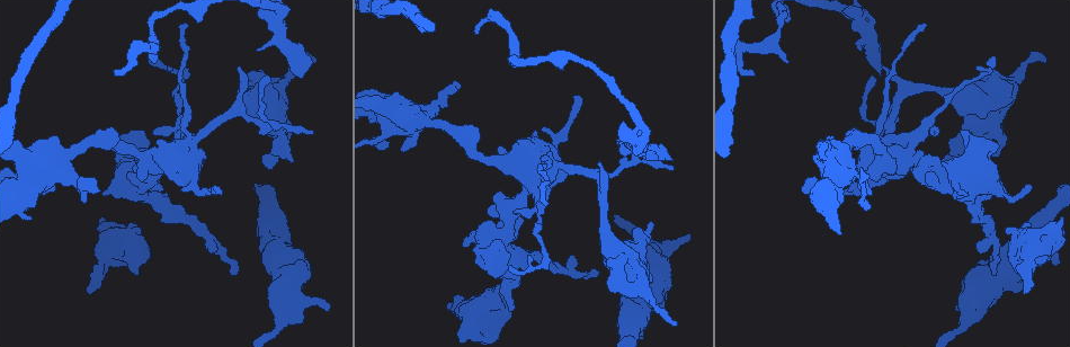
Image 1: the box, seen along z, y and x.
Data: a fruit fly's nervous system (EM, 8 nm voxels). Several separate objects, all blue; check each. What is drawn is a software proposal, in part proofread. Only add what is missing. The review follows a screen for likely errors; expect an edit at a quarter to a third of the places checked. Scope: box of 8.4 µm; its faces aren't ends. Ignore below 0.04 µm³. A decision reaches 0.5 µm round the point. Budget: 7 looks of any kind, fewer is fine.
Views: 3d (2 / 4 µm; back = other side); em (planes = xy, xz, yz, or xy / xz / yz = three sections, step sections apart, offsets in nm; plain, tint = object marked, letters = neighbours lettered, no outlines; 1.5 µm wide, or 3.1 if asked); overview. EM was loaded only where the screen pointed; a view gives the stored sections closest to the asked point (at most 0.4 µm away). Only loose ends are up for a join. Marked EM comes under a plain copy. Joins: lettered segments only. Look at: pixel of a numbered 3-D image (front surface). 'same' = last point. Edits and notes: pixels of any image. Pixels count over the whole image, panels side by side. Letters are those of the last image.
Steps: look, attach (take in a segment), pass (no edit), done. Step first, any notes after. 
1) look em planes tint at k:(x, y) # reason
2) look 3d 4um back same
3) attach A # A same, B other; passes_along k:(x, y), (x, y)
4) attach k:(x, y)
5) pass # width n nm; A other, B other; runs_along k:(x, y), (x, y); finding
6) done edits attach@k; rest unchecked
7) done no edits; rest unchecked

look 3d 2um at 1:(674, 325)

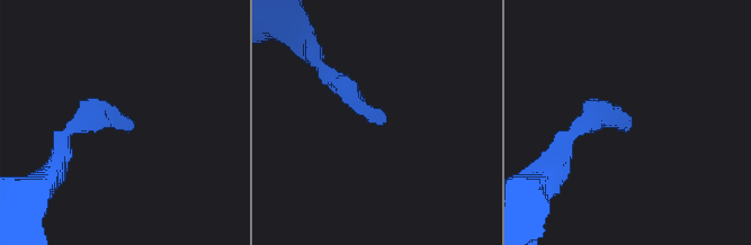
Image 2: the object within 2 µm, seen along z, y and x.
look em planes letters at 2:(381, 125) # now the EM

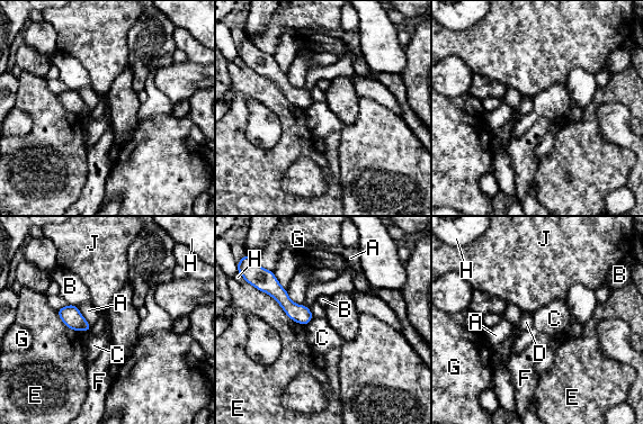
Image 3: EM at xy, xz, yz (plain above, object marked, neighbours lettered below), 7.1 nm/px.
pass # A other, B other, C other, D other, E other, F other, G other, H other, J other; border 3:(313, 316), (305, 325); none of them fits

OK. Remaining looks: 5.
look 3d 4um at 1:(996, 157) # branch stops here

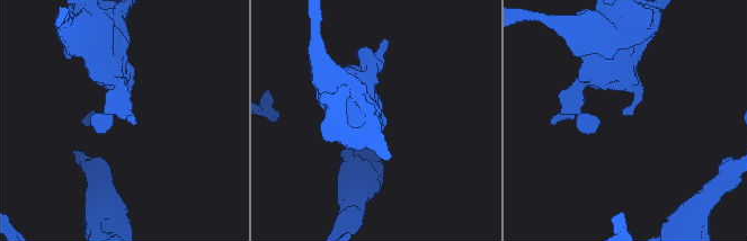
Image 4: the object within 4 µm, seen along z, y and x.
look em xz step 8 tint at 4:(631, 112)

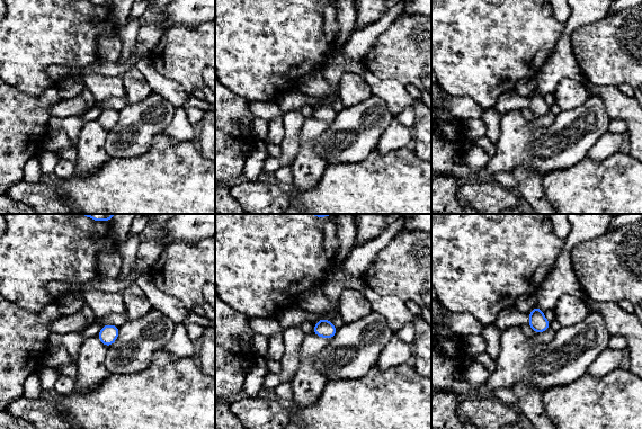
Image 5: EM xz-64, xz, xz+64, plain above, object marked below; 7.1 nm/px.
look em planes letters same # cut it another way

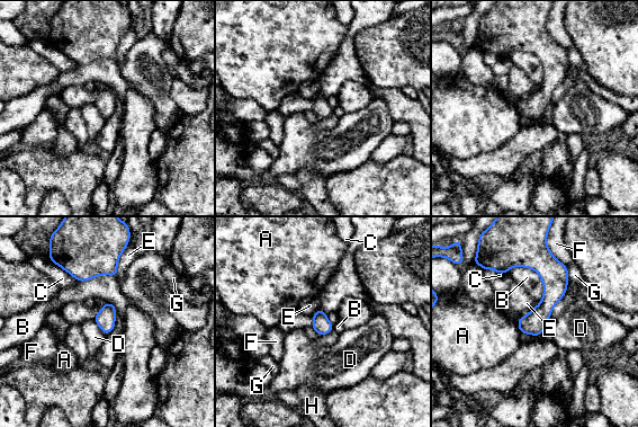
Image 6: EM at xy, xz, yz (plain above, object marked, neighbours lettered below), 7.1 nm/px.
pass # A other, B other, C other, D other, E other, F other, G other, H other; border 6:(93, 319), (105, 335); none of them fits

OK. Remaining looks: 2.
look em planes tint at 1:(671, 170) # an open end

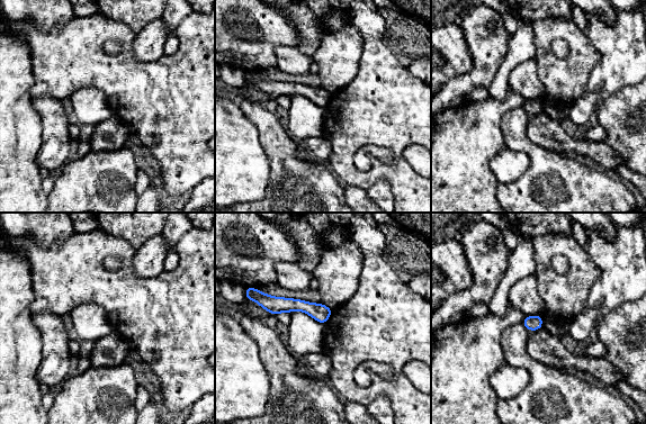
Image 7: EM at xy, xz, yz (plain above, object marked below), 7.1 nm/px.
look em planes letters same # what lies round it

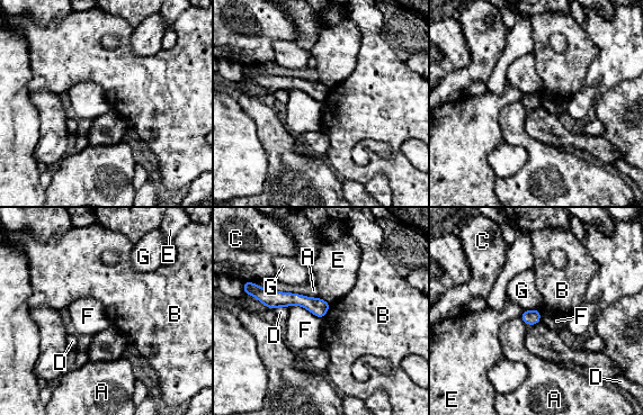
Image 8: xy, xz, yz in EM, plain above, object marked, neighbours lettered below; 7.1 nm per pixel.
pass # A other, B other, C other, D other, E other, F other, G other; runs_along 8:(258, 291), (326, 307); no lettered segment goes on from it

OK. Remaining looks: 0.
done no edits; rest unchecked

